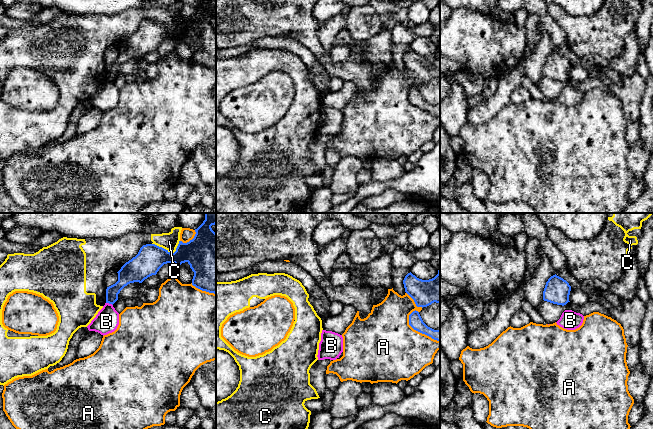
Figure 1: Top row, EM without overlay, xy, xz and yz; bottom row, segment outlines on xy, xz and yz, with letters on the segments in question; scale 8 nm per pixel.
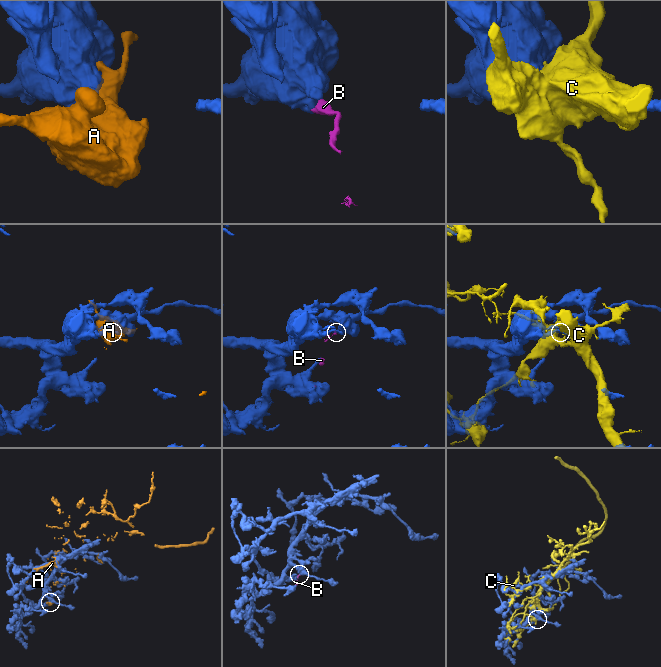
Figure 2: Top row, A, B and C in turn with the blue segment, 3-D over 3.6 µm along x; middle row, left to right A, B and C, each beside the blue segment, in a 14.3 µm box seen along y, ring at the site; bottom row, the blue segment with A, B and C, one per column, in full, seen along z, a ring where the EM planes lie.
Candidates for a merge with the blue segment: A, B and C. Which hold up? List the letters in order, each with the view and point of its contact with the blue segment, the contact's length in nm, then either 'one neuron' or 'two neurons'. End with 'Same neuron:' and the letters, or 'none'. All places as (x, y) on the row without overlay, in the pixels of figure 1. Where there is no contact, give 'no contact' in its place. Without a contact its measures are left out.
A: meets blue in xz at (417, 106); contact 340 nm long; two neurons
B: meets blue in xy at (109, 79); contact 60 nm long; two neurons
C: meets blue in xy at (168, 28); contact 220 nm long; two neurons
Same neuron: none

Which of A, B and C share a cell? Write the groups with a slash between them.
A / B / C

